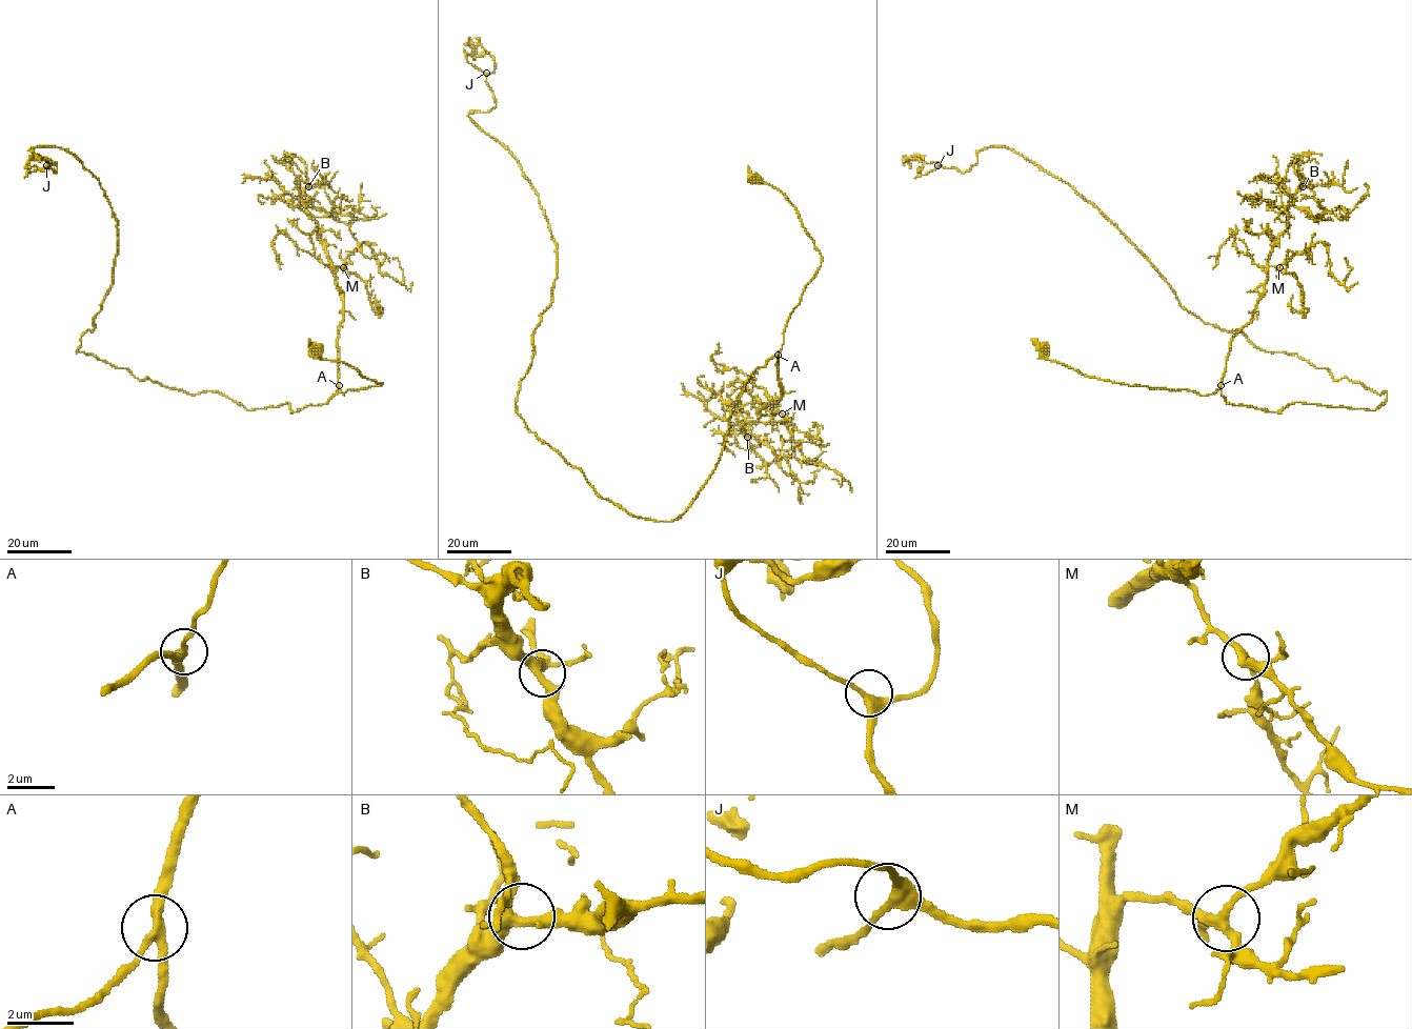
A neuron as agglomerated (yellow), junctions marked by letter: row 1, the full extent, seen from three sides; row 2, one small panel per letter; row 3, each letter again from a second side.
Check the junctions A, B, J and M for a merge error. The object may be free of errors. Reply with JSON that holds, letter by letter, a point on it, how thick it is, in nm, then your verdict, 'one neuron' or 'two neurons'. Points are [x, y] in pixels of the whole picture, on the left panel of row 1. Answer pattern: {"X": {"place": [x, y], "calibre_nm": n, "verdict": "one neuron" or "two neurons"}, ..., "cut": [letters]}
{"A": {"place": [339, 385], "calibre_nm": 300, "verdict": "one neuron"}, "B": {"place": [308, 186], "calibre_nm": 320, "verdict": "one neuron"}, "J": {"place": [46, 165], "calibre_nm": 340, "verdict": "one neuron"}, "M": {"place": [343, 267], "calibre_nm": 260, "verdict": "one neuron"}, "cut": []}

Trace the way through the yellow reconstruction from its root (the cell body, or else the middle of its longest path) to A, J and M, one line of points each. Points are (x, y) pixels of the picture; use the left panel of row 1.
A: (318, 350), (322, 359), (345, 363), (362, 377), (382, 384), (349, 388), (344, 396), (339, 385)
J: (318, 350), (382, 384), (246, 409), (77, 352), (112, 285), (117, 220), (74, 155), (28, 149), (46, 165)
M: (318, 350), (382, 384), (344, 396), (339, 388), (342, 296), (334, 267), (343, 267)

